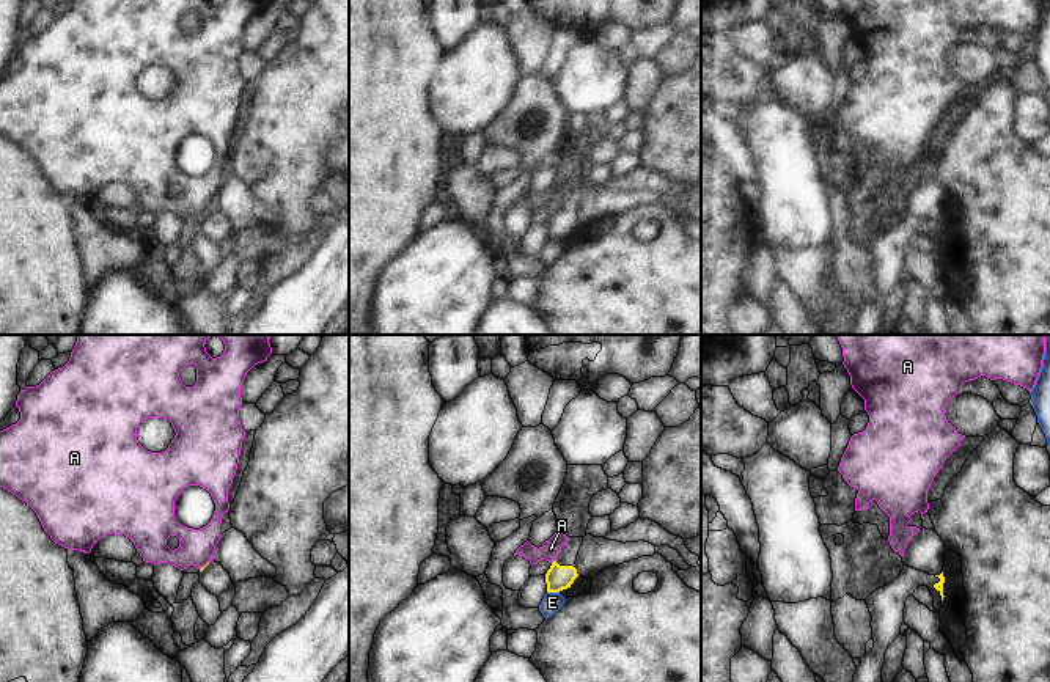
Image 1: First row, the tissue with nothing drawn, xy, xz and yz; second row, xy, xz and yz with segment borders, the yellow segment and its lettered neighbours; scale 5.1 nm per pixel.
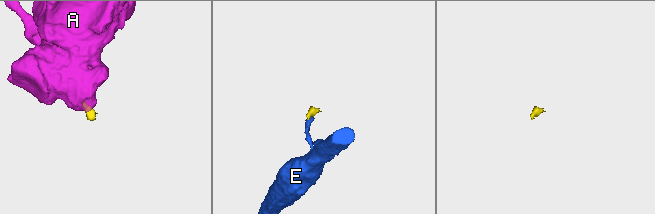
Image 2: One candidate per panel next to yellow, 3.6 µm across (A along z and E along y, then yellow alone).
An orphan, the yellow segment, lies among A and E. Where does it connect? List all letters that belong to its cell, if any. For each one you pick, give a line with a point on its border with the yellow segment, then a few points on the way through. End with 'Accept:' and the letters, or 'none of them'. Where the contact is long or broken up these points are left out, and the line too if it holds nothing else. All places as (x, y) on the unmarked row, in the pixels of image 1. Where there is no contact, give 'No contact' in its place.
Accept: none of them

